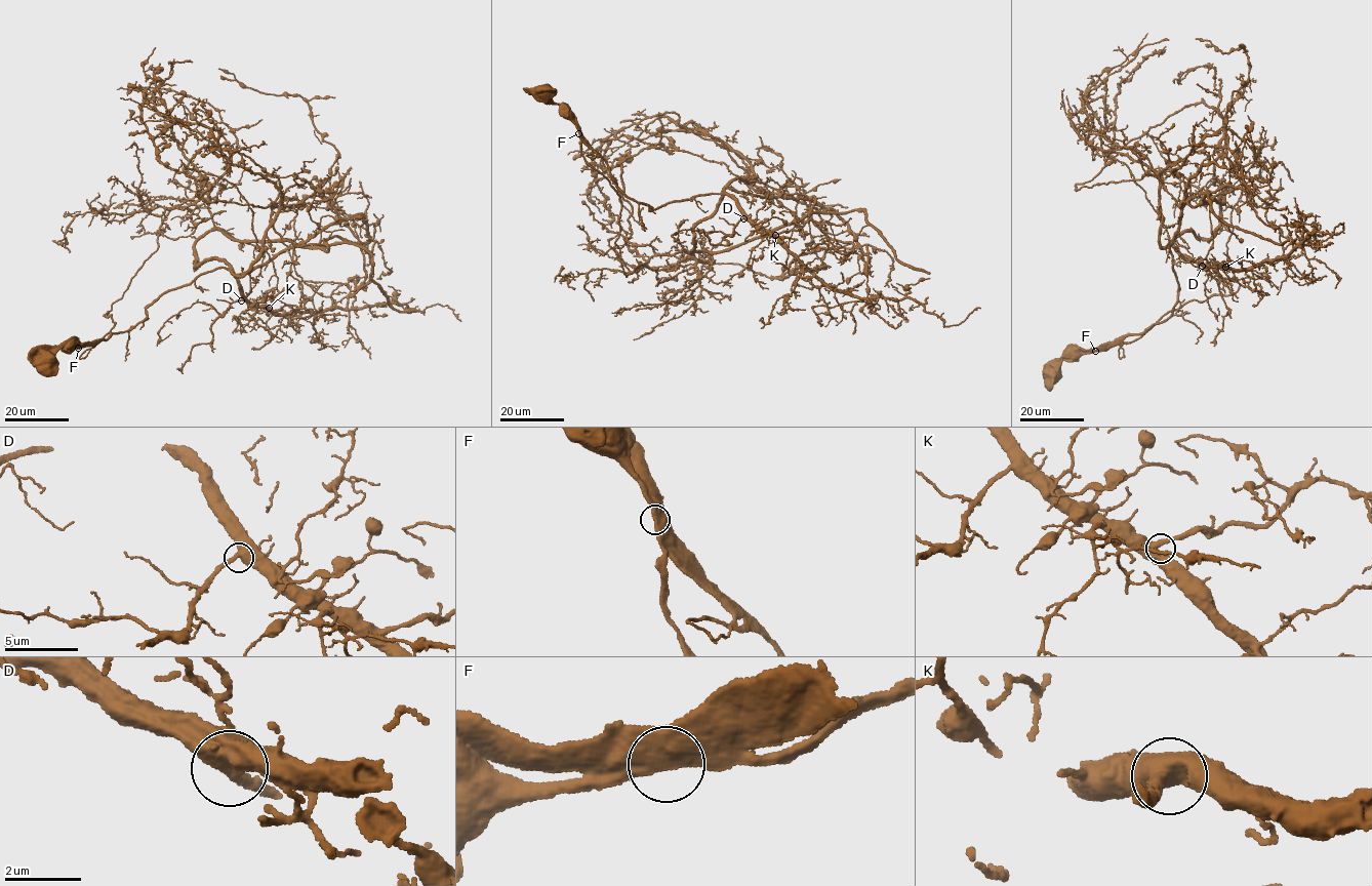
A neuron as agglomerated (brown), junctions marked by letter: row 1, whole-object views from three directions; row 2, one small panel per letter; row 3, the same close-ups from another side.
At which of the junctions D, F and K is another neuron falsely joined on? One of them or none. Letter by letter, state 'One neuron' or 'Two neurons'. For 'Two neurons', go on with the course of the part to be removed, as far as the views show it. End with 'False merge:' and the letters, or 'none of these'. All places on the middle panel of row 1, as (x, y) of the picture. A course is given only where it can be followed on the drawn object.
D: One neuron
F: Two neurons. Course of the part to remove: (578, 132), (626, 277), (695, 260), (628, 245), (621, 163), (658, 114), (804, 239)
K: One neuron
False merge: F

